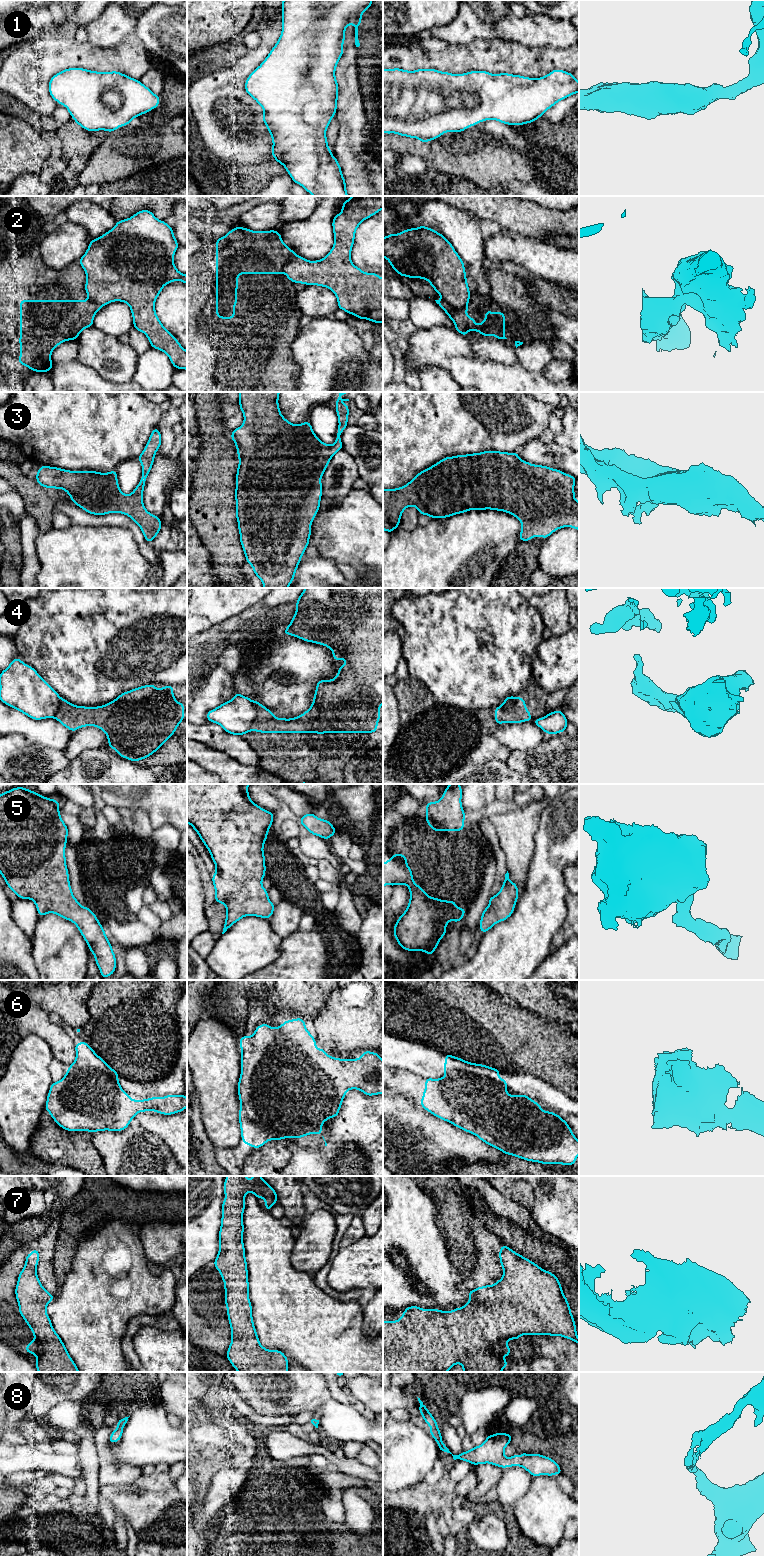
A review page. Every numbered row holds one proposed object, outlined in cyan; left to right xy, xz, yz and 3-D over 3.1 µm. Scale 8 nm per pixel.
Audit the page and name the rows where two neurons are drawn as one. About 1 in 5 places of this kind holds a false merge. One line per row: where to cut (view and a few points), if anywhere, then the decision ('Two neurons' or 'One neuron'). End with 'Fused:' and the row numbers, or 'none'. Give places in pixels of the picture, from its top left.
1: No split. One neuron
2: Split along yz (442, 299), (456, 308), (463, 308), (467, 305). Two neurons
3: No split. One neuron
4: Split along xz (253, 702), (256, 708), (256, 718), (250, 729). Two neurons
5: No split. One neuron
6: No split. One neuron
7: No split. One neuron
8: No split. One neuron
Fused: 2, 4

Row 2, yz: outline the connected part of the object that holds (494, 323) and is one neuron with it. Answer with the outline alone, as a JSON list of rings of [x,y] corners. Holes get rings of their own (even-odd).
[[[435,300],[436,303],[445,311],[455,324],[455,330],[467,337],[467,332],[478,331],[483,337],[493,335],[496,339],[507,339],[505,337],[505,313],[485,311],[485,319],[479,325],[473,317],[467,316],[468,305],[462,309],[450,306],[444,300]]]

